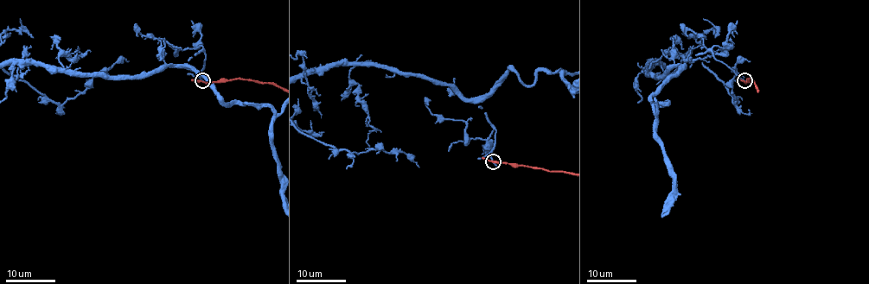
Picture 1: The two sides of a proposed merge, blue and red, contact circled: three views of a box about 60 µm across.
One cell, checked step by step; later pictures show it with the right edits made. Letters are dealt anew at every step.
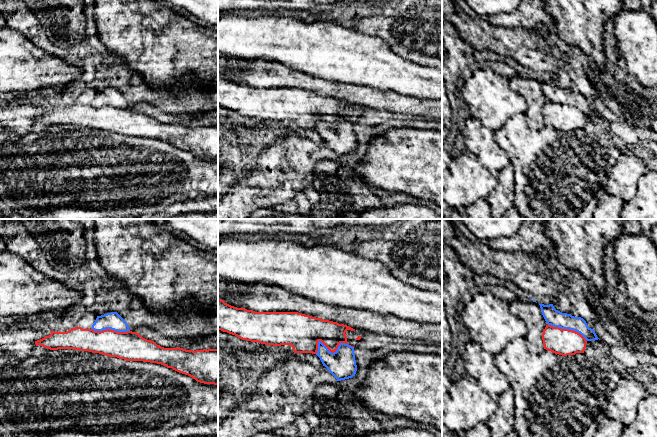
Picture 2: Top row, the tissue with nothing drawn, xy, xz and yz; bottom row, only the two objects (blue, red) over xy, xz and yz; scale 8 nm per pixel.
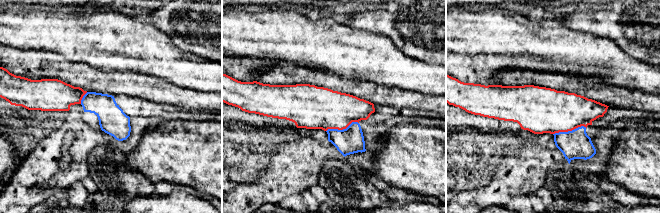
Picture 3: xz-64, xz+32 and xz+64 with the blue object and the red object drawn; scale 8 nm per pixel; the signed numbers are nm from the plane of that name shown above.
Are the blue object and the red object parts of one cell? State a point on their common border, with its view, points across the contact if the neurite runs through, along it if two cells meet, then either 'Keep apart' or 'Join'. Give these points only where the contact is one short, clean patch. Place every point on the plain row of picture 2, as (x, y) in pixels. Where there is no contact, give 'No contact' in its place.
Touches blue at xz (331, 128). Keep apart

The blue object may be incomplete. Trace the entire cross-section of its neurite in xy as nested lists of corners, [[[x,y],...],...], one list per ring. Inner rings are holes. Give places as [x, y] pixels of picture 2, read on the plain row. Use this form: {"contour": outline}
{"contour": [[[117,88],[97,92],[91,105],[94,107],[103,107],[106,105],[111,105],[117,108],[130,107],[128,100]]]}

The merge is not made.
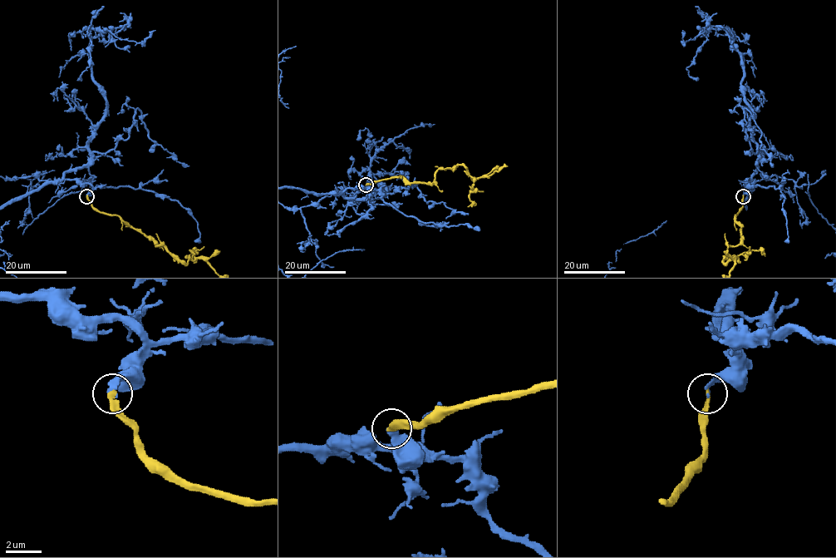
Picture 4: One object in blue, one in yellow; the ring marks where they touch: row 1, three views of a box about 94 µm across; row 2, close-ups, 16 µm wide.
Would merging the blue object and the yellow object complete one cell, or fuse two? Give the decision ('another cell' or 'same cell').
same cell

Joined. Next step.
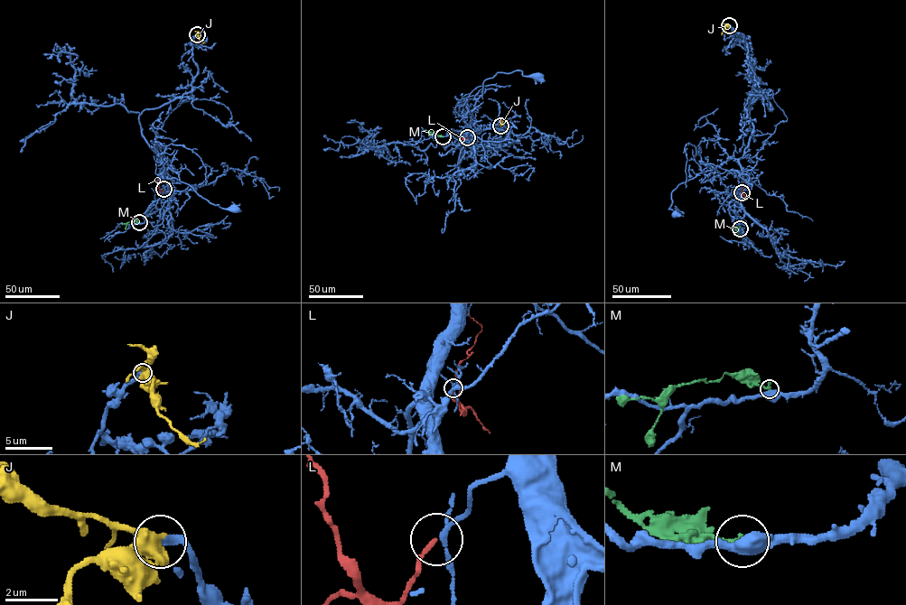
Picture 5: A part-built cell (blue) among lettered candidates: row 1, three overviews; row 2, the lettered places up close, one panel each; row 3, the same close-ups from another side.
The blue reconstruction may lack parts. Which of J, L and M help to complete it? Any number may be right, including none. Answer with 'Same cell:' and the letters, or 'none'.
Same cell: J, L

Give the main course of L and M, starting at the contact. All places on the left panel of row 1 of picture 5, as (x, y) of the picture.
L: (163, 189), (160, 190), (157, 179)
M: (139, 222), (129, 222), (125, 229)

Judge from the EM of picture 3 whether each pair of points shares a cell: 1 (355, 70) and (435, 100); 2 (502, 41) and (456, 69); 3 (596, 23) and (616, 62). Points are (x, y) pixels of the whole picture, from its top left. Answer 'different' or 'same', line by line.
1: different
2: different
3: different

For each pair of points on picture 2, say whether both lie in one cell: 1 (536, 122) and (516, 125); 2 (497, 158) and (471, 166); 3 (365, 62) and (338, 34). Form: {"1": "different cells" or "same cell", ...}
{"1": "different cells", "2": "different cells", "3": "same cell"}

